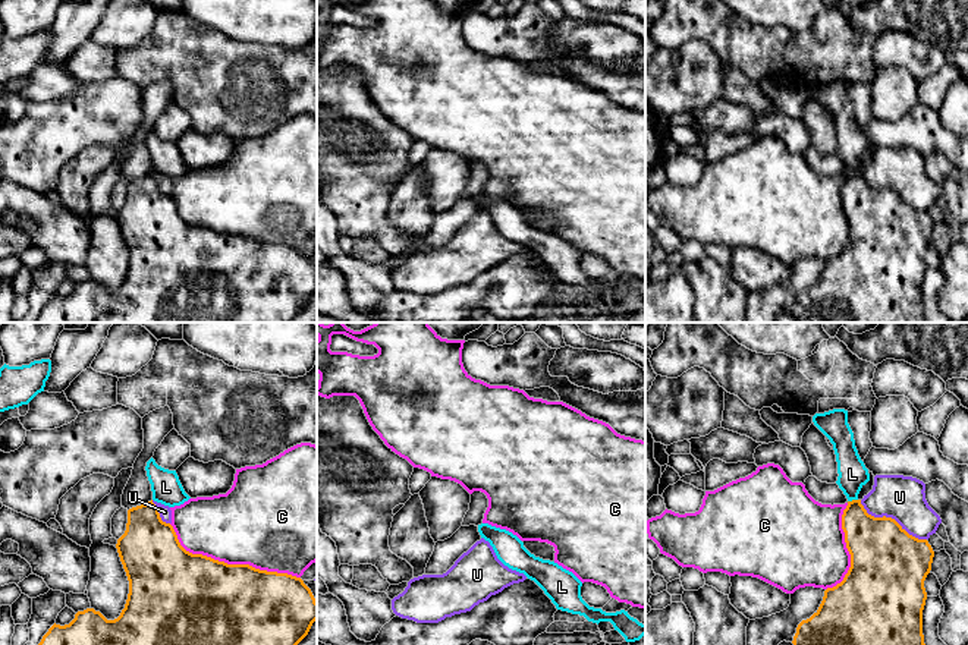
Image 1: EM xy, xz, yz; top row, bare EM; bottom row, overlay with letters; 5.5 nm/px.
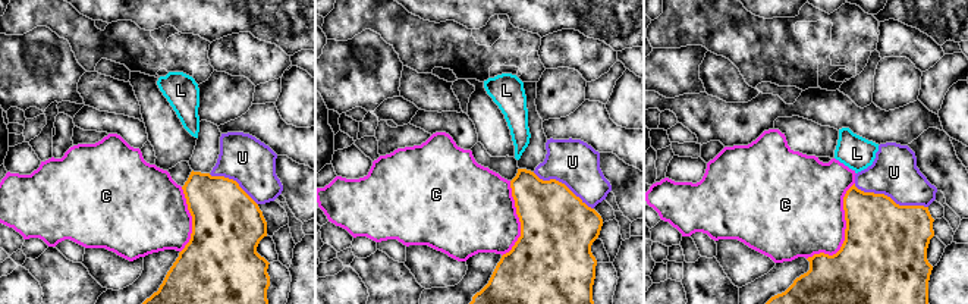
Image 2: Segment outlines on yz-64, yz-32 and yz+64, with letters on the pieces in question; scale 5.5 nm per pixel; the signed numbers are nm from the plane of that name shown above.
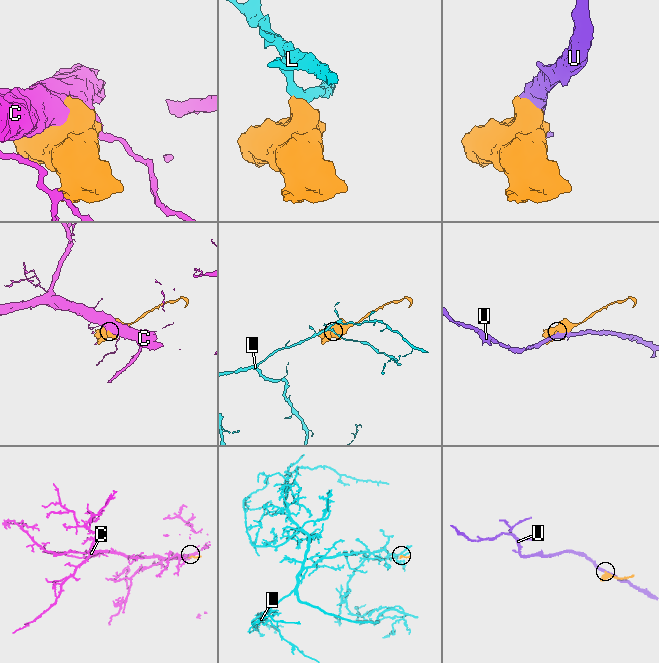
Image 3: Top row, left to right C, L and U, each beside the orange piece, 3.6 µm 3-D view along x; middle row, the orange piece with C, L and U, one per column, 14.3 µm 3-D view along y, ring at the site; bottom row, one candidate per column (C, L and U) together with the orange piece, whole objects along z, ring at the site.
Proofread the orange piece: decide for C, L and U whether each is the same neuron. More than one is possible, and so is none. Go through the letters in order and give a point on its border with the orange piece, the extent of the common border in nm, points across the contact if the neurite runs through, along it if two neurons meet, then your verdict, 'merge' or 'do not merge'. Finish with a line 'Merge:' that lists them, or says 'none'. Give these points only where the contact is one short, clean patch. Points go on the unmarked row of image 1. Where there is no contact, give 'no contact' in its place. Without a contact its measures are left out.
C: xy (230, 236) | 800 nm | do not merge
L: yz (852, 172) | 60 nm | along yz (857, 170), (848, 173) | do not merge
U: yz (890, 189) | 420 nm | do not merge
Merge: none

